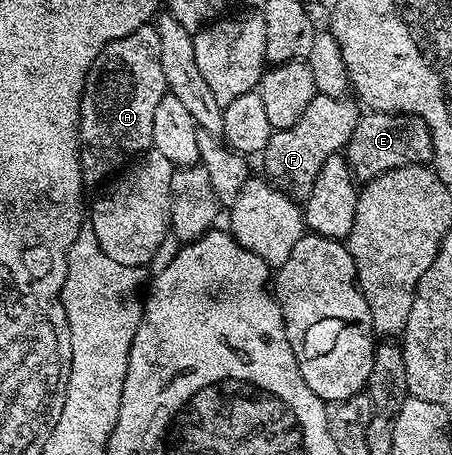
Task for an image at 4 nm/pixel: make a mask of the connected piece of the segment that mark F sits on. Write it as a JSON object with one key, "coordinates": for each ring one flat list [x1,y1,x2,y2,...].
{"coordinates":[[318,93,311,99,311,103,307,103,307,111,299,115,299,123,295,123,295,127,276,130,269,136,269,142,263,150,264,176,269,184,290,200,304,202,311,195,311,187,315,187,319,167,327,163,332,153,344,150,362,116,356,100,348,96,332,97]]}

